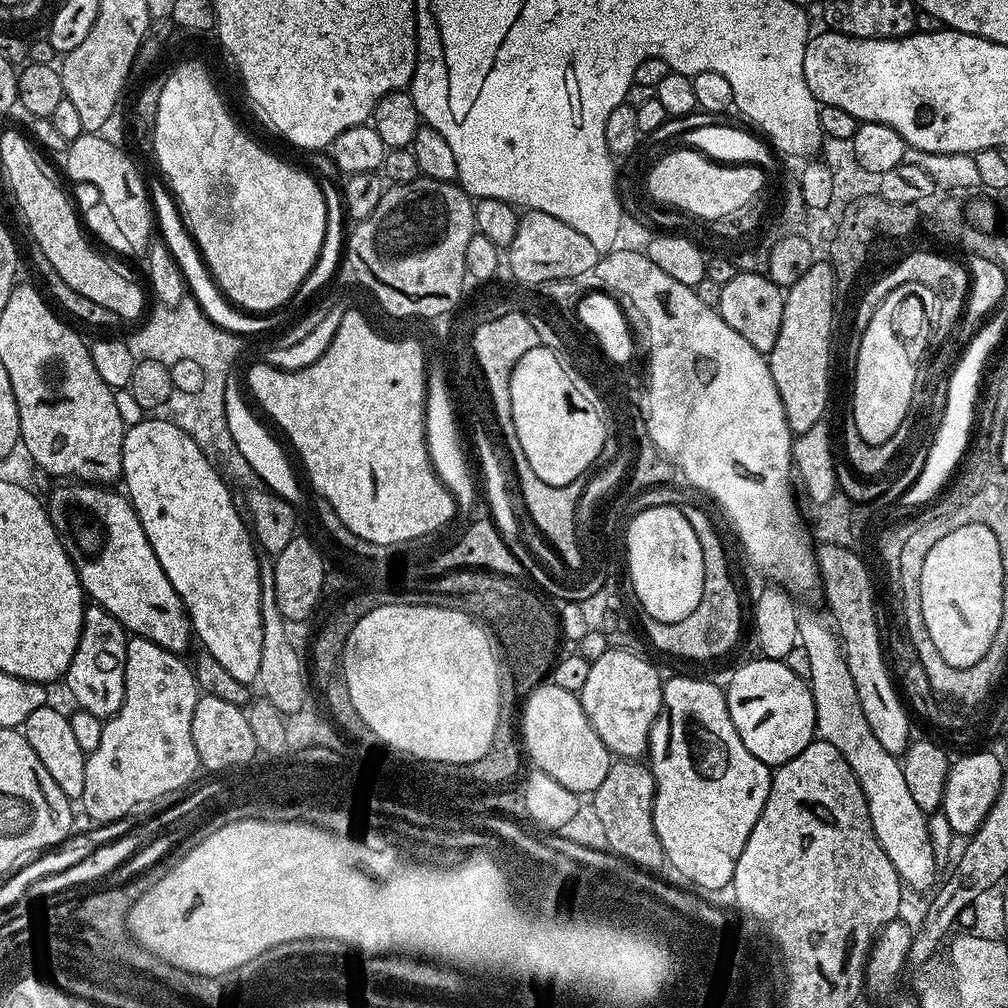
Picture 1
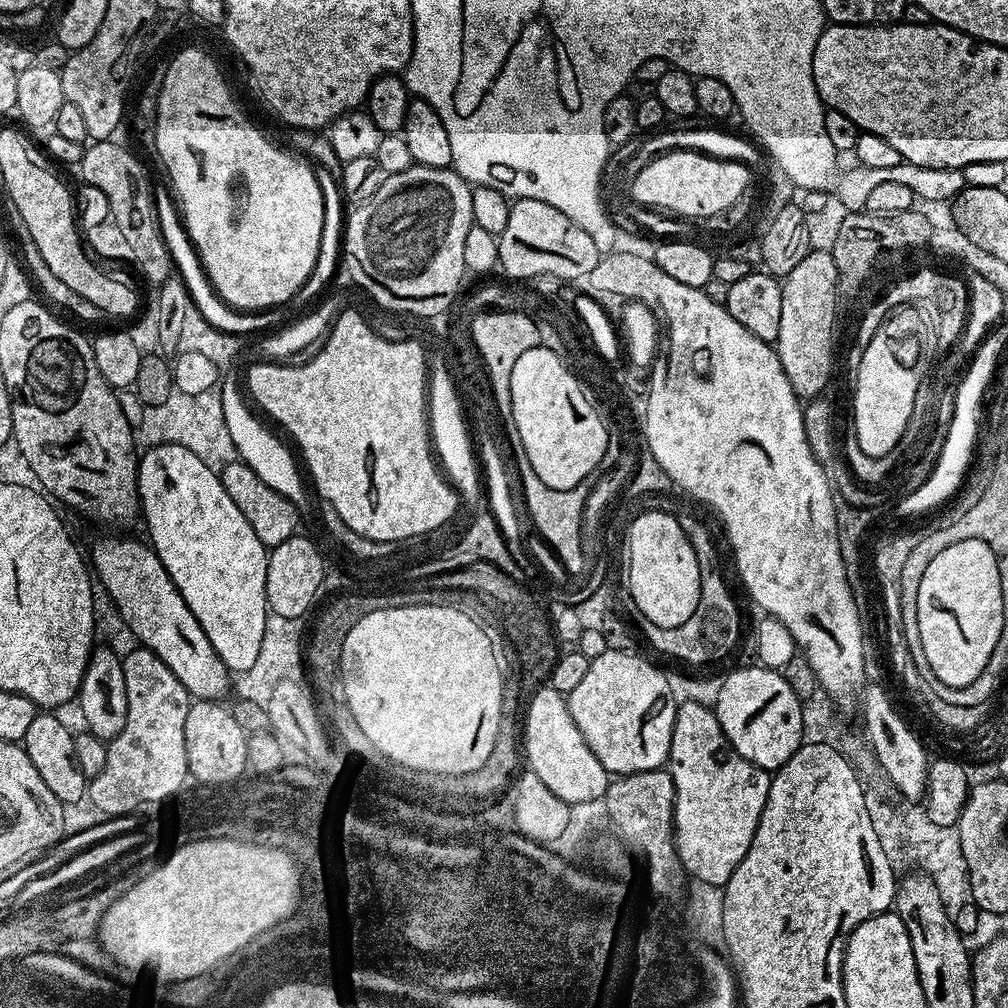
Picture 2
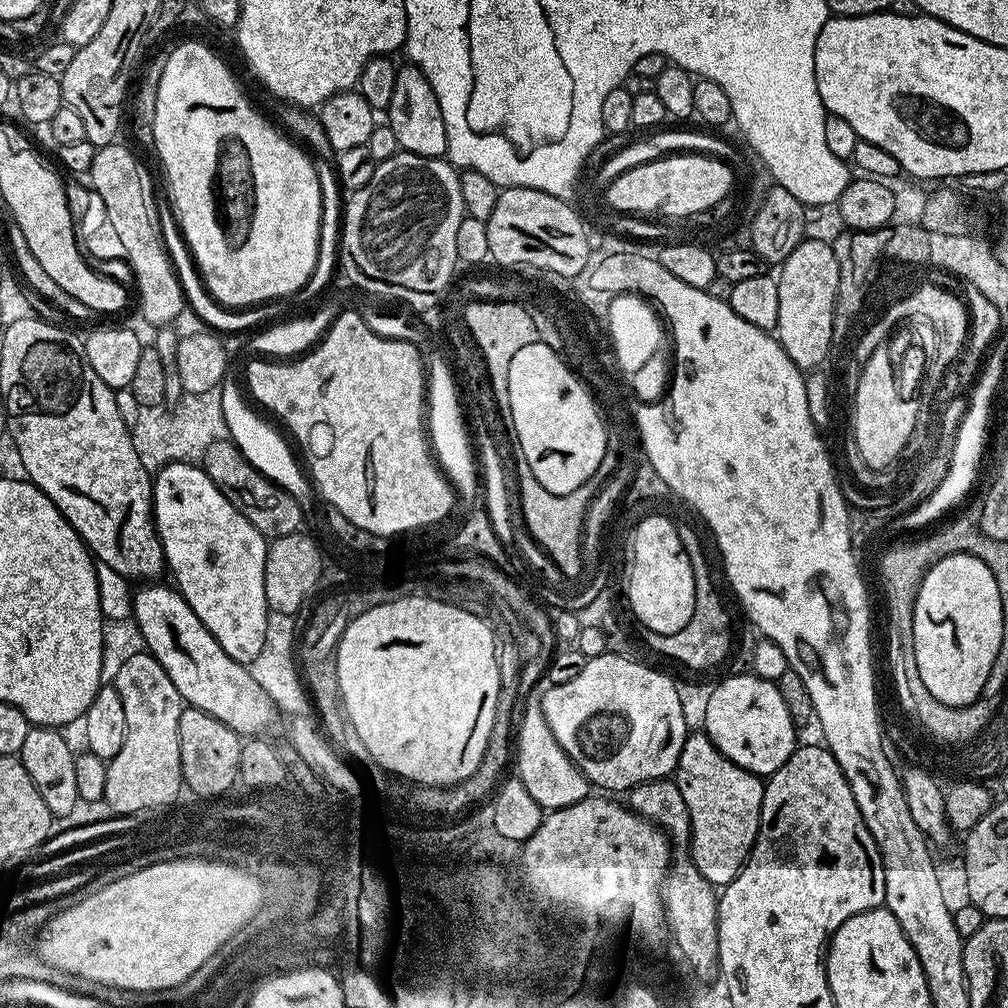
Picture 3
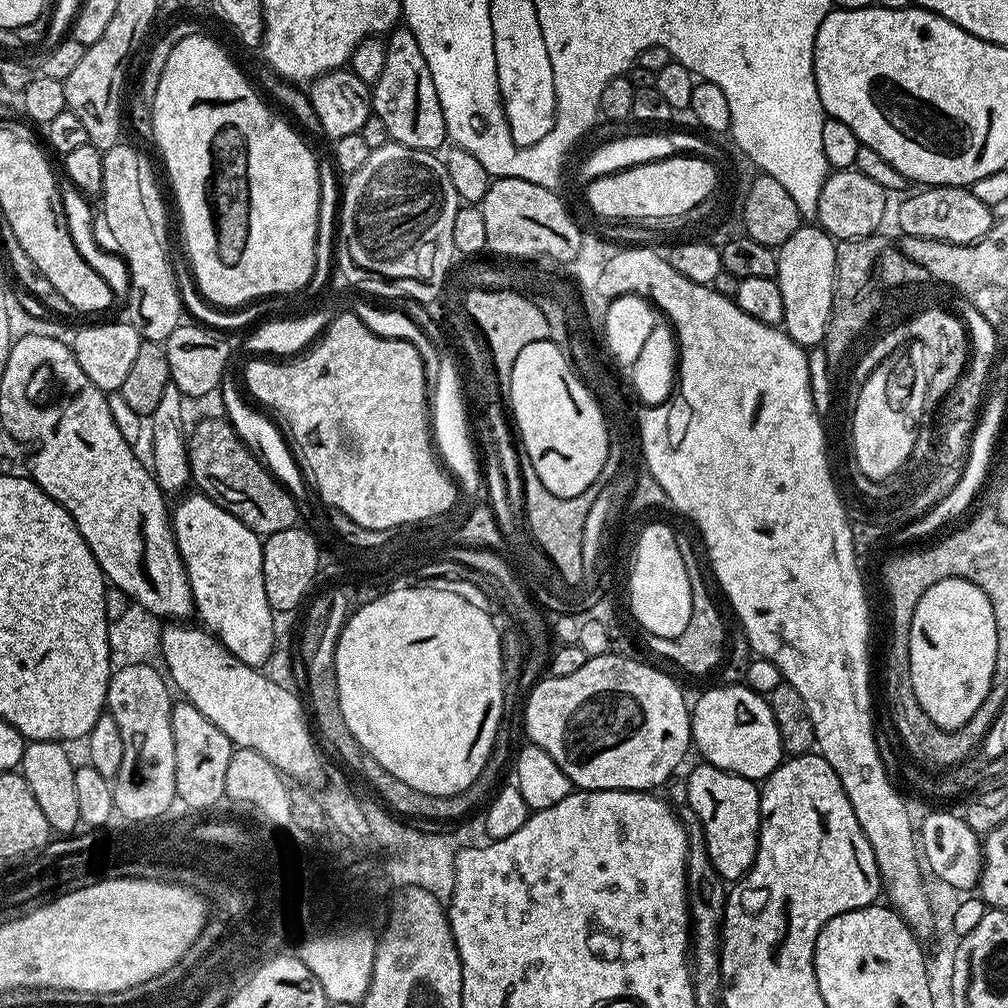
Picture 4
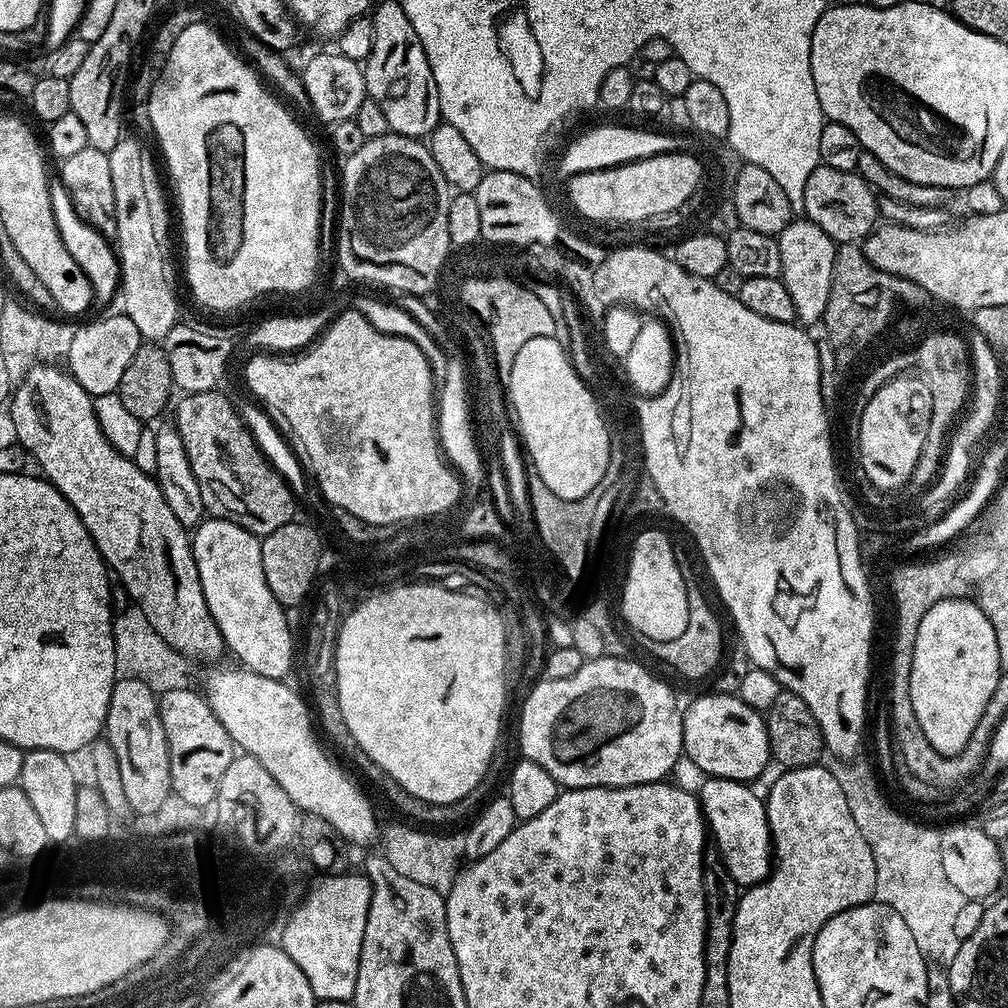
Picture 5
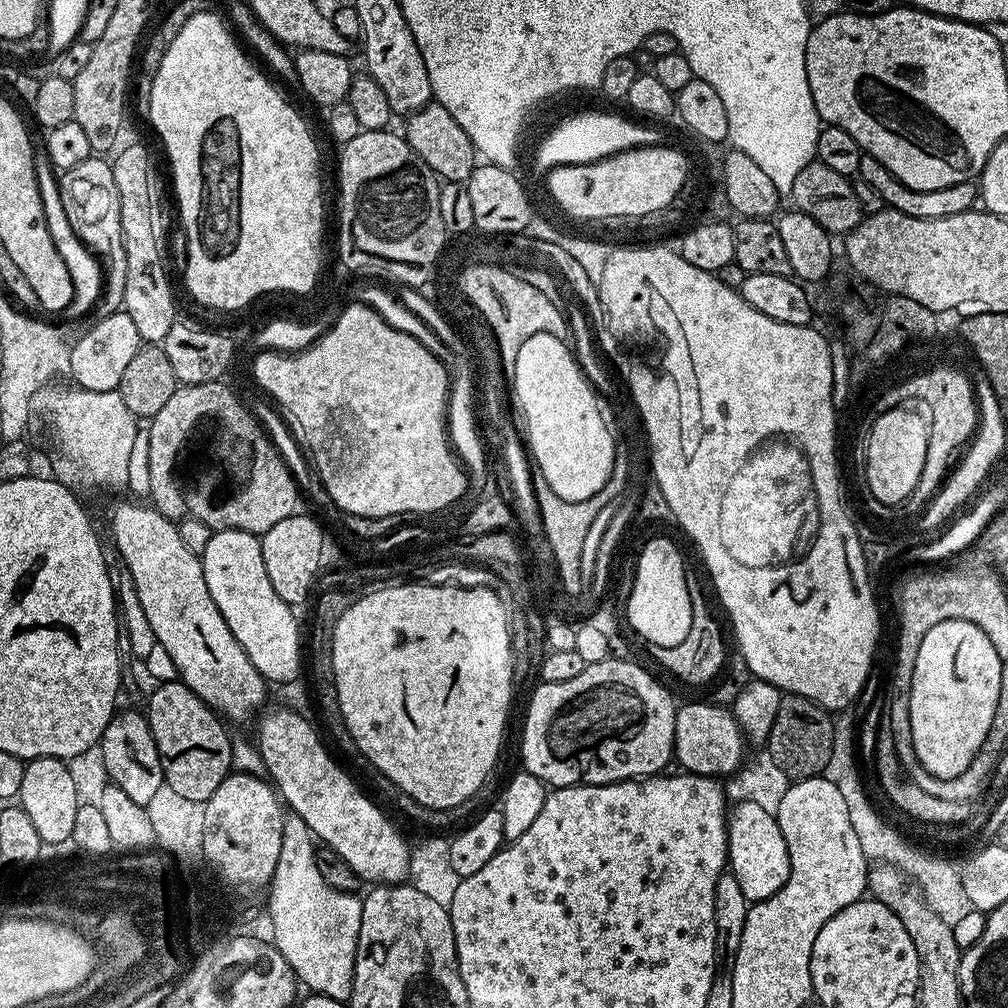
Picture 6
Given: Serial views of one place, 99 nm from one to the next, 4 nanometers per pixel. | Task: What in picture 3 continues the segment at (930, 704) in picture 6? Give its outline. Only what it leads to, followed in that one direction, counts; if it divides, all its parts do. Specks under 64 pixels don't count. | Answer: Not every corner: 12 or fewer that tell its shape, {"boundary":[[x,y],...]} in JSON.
{"boundary":[[942,556],[914,606],[914,658],[950,707],[983,697],[1002,646],[986,562]]}

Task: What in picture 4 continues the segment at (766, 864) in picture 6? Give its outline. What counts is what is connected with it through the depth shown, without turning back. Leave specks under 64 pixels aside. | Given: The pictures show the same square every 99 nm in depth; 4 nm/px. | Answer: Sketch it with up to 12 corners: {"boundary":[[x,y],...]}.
{"boundary":[[713,764],[688,776],[686,804],[725,882],[750,871],[760,788]]}

